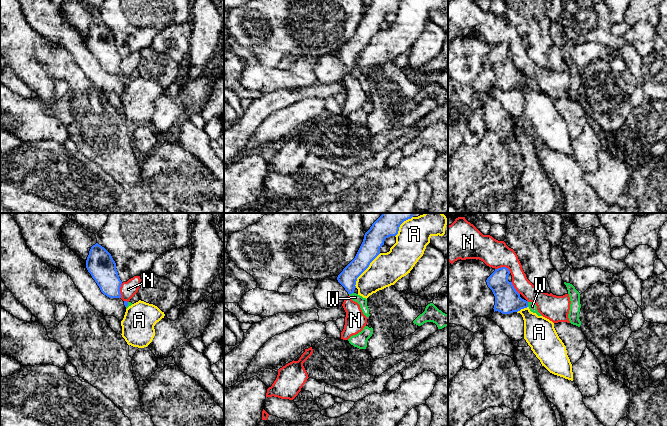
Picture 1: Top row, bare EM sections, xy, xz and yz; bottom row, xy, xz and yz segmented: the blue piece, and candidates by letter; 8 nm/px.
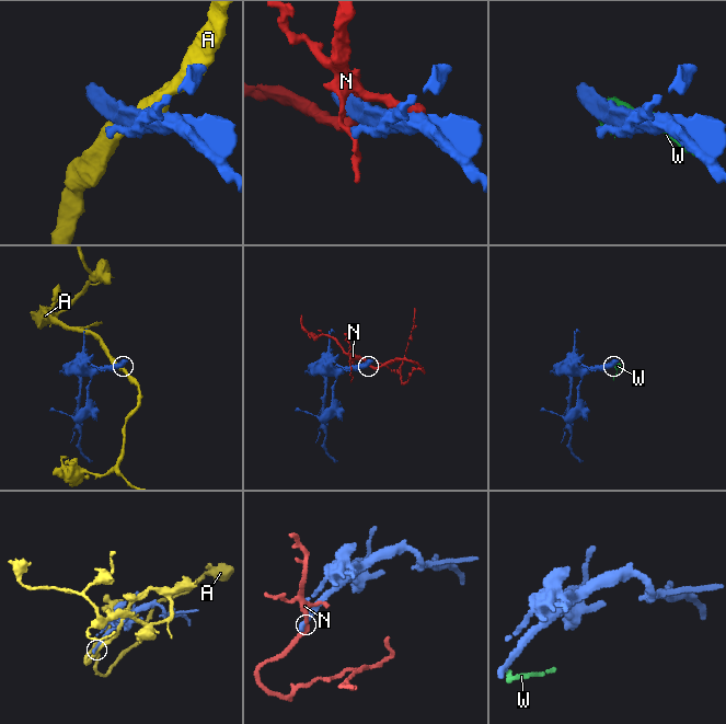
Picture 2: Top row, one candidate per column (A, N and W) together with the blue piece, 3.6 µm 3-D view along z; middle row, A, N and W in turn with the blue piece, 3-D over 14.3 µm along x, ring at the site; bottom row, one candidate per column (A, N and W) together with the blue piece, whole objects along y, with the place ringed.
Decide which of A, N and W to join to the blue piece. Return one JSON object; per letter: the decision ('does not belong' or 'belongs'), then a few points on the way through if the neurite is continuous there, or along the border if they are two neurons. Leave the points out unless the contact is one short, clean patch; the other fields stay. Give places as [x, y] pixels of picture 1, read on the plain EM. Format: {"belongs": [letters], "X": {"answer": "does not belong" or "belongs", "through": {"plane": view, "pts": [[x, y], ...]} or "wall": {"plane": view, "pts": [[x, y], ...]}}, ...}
{"belongs": [], "A": {"answer": "does not belong"}, "N": {"answer": "does not belong"}, "W": {"answer": "does not belong", "wall": {"plane": "xz", "pts": [[353, 68], [349, 70]]}}}

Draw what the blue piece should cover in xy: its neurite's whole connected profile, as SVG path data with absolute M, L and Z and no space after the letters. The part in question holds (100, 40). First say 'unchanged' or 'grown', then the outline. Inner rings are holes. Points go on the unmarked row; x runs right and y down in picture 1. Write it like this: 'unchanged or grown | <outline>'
unchanged | M98 19L89 27L86 44L104 71L109 74L121 74L122 57L119 54L116 39L111 30Z

